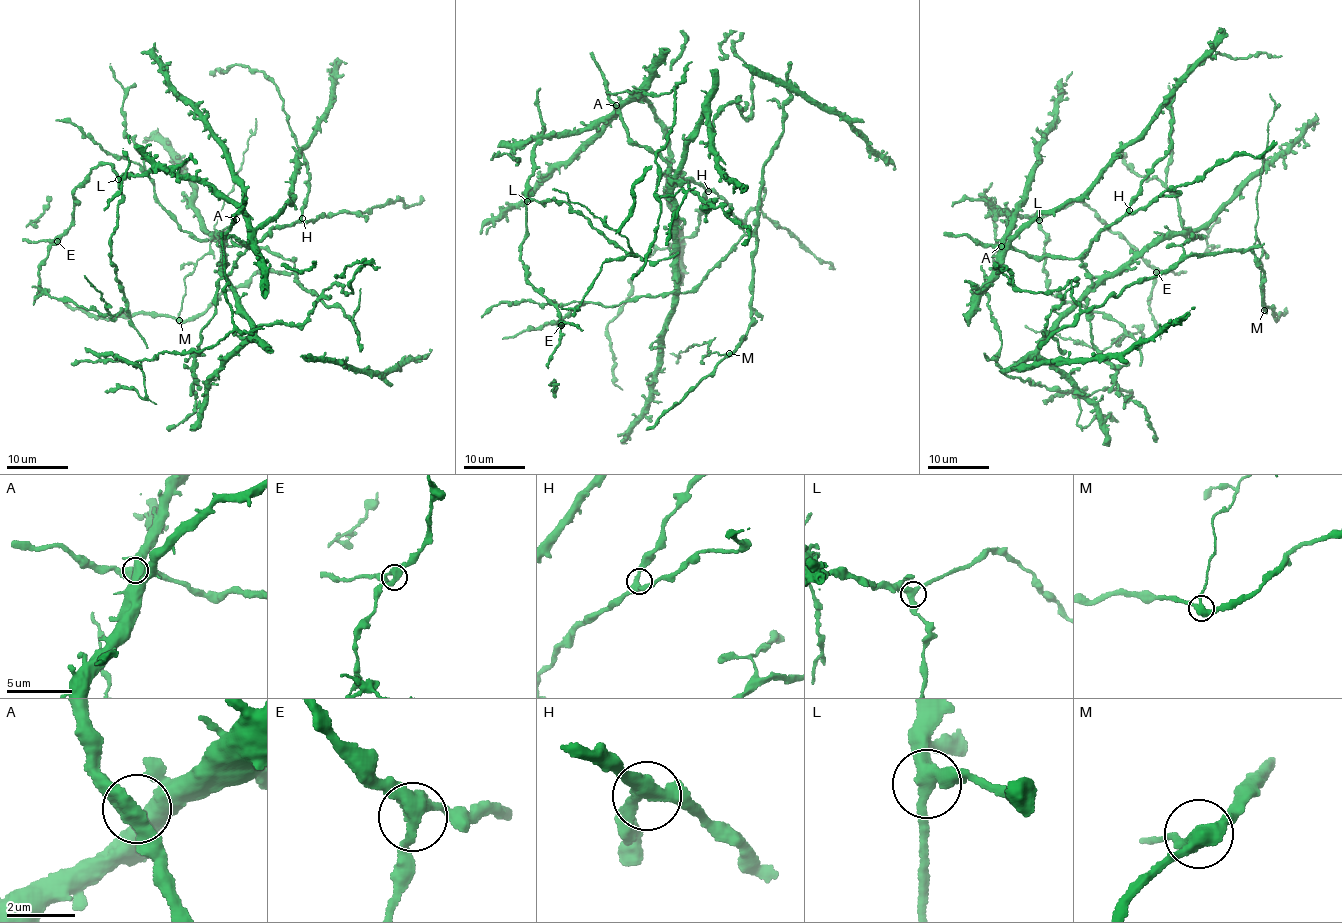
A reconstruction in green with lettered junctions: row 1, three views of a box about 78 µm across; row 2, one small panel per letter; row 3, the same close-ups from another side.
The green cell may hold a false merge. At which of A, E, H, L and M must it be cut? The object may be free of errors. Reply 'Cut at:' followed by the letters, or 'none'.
Cut at: M

